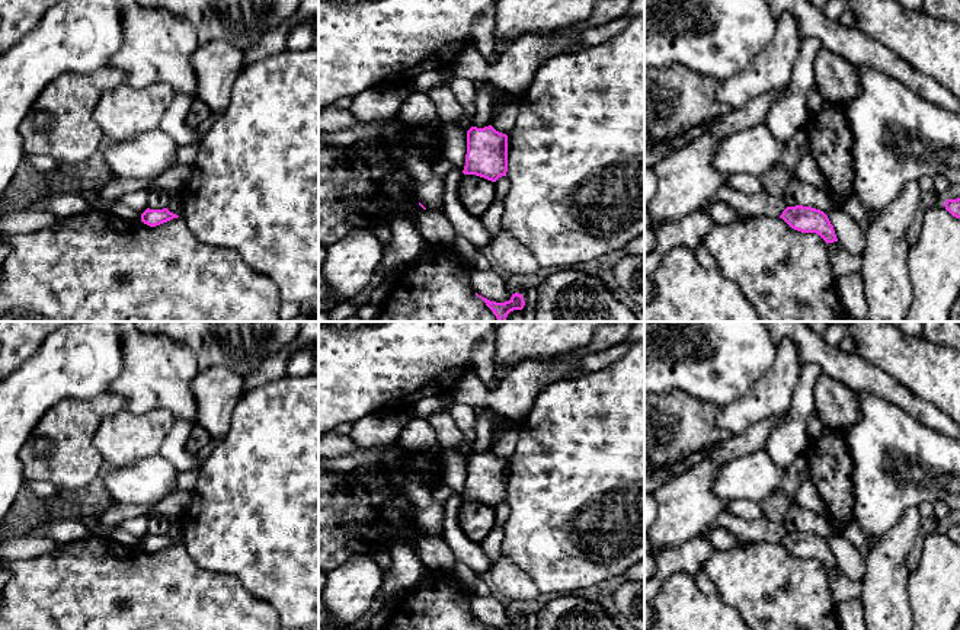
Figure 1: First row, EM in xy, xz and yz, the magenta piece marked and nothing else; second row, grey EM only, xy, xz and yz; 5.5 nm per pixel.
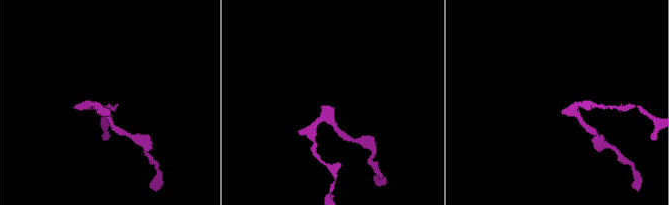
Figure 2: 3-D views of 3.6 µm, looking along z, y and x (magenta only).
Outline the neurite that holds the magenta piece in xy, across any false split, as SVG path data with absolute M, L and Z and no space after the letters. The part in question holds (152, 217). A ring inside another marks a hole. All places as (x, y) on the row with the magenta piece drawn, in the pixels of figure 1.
M147 208L143 214L141 214L141 221L150 227L156 227L160 226L163 223L167 223L173 218L177 218L179 215L170 212L167 208L163 210L150 210Z

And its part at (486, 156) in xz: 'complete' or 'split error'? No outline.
complete

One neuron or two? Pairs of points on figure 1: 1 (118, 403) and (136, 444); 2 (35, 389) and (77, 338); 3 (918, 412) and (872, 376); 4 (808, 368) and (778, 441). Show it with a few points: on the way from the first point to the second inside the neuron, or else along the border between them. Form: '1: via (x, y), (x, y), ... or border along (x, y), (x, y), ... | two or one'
1: border along (127, 409), (109, 413), (95, 432) | two
2: via (48, 376), (73, 351) | one
3: via (906, 402), (883, 386) | one
4: via (805, 386), (803, 406), (794, 424) | one

